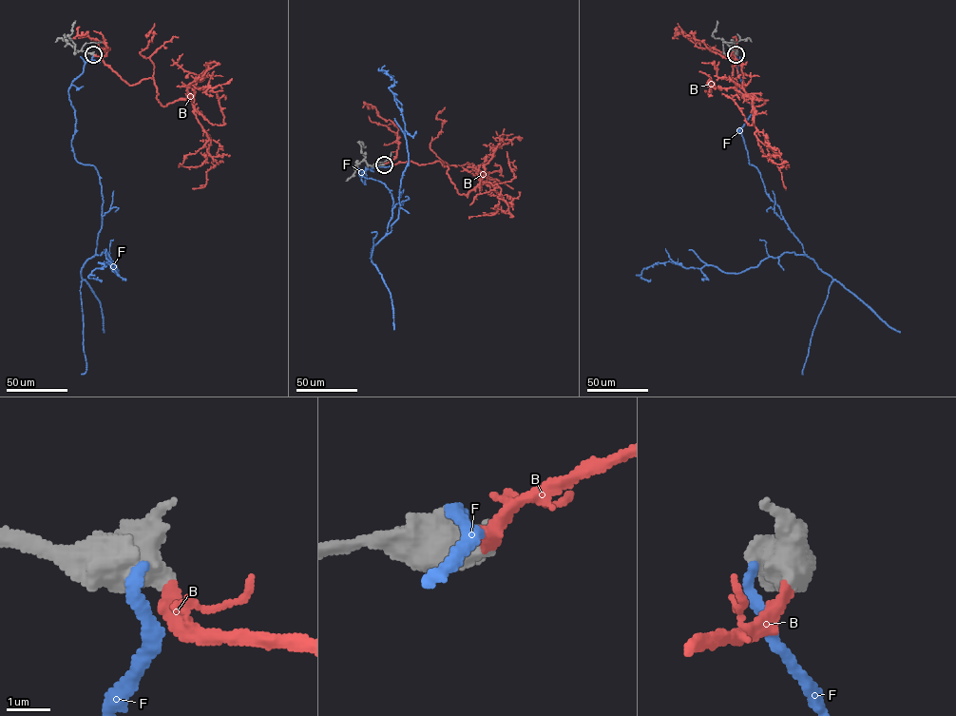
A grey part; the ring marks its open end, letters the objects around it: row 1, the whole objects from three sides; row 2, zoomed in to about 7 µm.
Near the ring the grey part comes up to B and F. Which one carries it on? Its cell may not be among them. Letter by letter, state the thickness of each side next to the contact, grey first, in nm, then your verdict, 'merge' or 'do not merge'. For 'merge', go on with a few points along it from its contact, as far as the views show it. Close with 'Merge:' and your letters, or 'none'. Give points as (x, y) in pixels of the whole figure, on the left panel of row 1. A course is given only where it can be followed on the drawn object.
B: calibres 700 and 360 nm; merge; course (93, 54), (129, 85), (152, 78), (162, 106), (191, 101), (218, 164), (206, 171), (205, 186), (193, 188)
F: calibres 800 and 280 nm; do not merge
Merge: B

